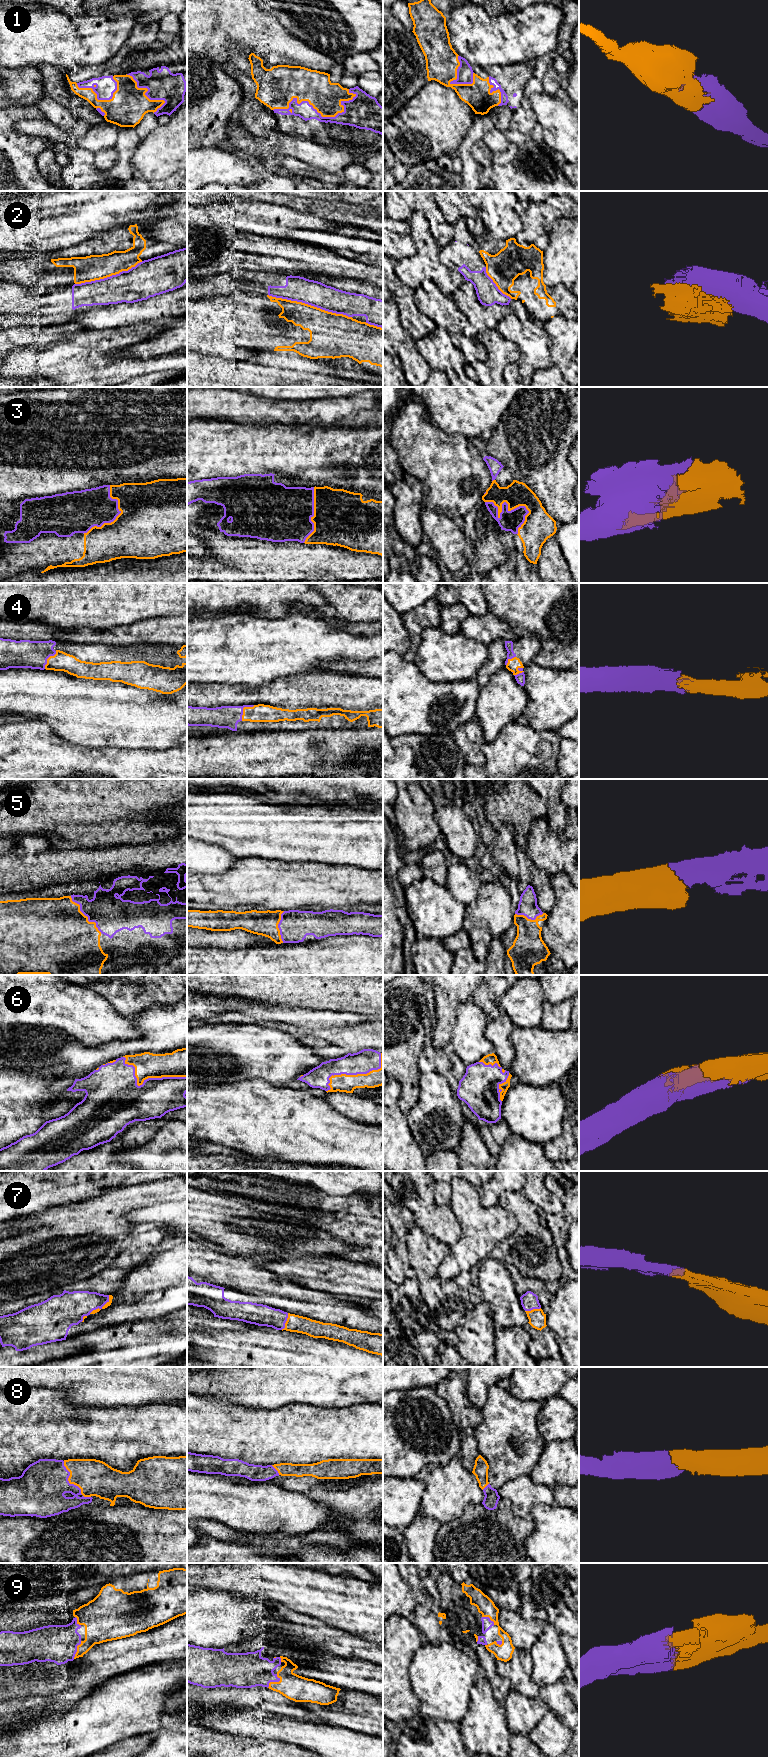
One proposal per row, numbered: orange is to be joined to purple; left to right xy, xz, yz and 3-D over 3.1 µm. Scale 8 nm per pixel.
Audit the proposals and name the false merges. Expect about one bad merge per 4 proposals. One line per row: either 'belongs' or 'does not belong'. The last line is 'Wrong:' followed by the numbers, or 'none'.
1: belongs
2: does not belong
3: belongs
4: belongs
5: belongs
6: belongs
7: belongs
8: belongs
9: belongs
Wrong: 2

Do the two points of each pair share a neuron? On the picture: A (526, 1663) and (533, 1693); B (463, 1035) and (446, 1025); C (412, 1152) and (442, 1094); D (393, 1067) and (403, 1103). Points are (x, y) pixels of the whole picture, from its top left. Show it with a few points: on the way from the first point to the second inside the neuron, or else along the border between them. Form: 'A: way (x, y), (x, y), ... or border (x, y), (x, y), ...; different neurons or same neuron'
A: way (526, 1670), (526, 1686); same neuron
B: border (458, 1005), (450, 1042); different neurons
C: border (408, 1121), (410, 1131), (425, 1157); different neurons
D: way (402, 1076), (406, 1080), (406, 1094); same neuron

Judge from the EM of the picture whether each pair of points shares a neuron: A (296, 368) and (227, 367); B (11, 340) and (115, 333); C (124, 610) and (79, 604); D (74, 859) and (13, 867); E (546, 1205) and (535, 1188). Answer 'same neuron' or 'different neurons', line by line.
A: same neuron
B: different neurons
C: same neuron
D: same neuron
E: same neuron

